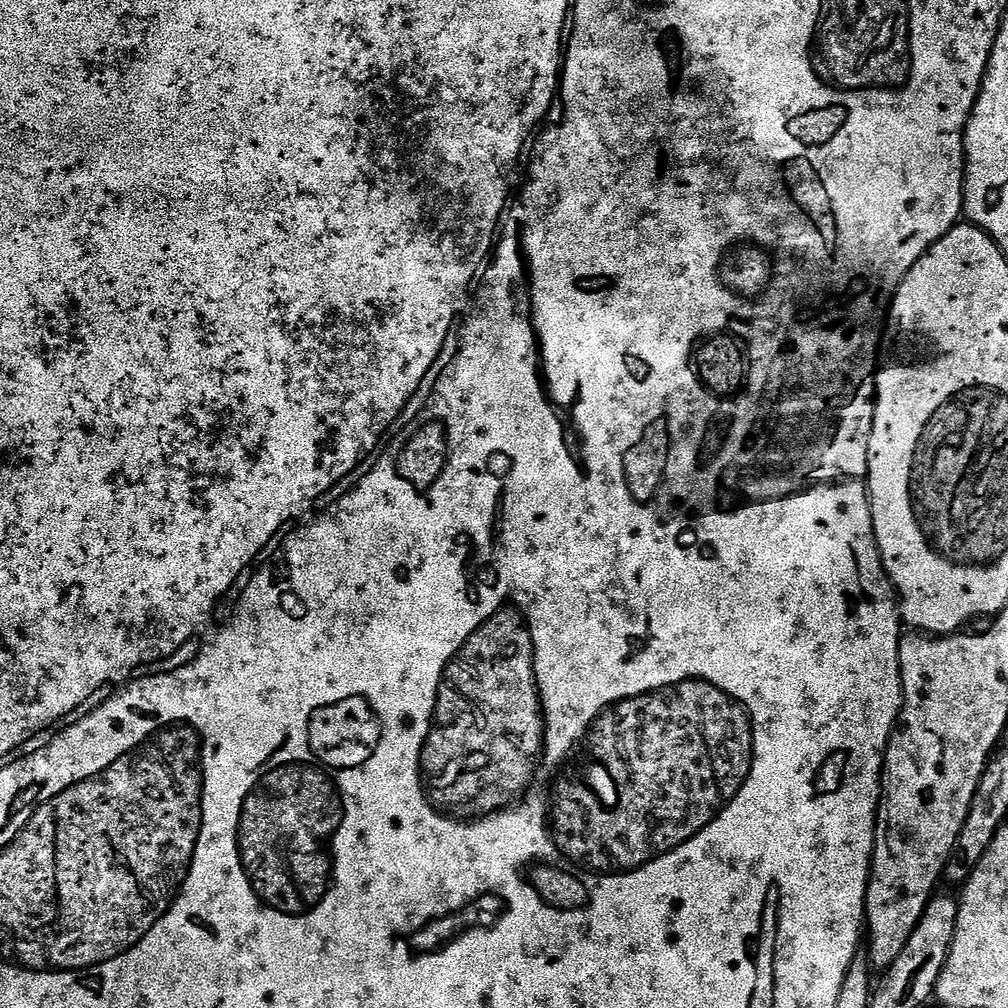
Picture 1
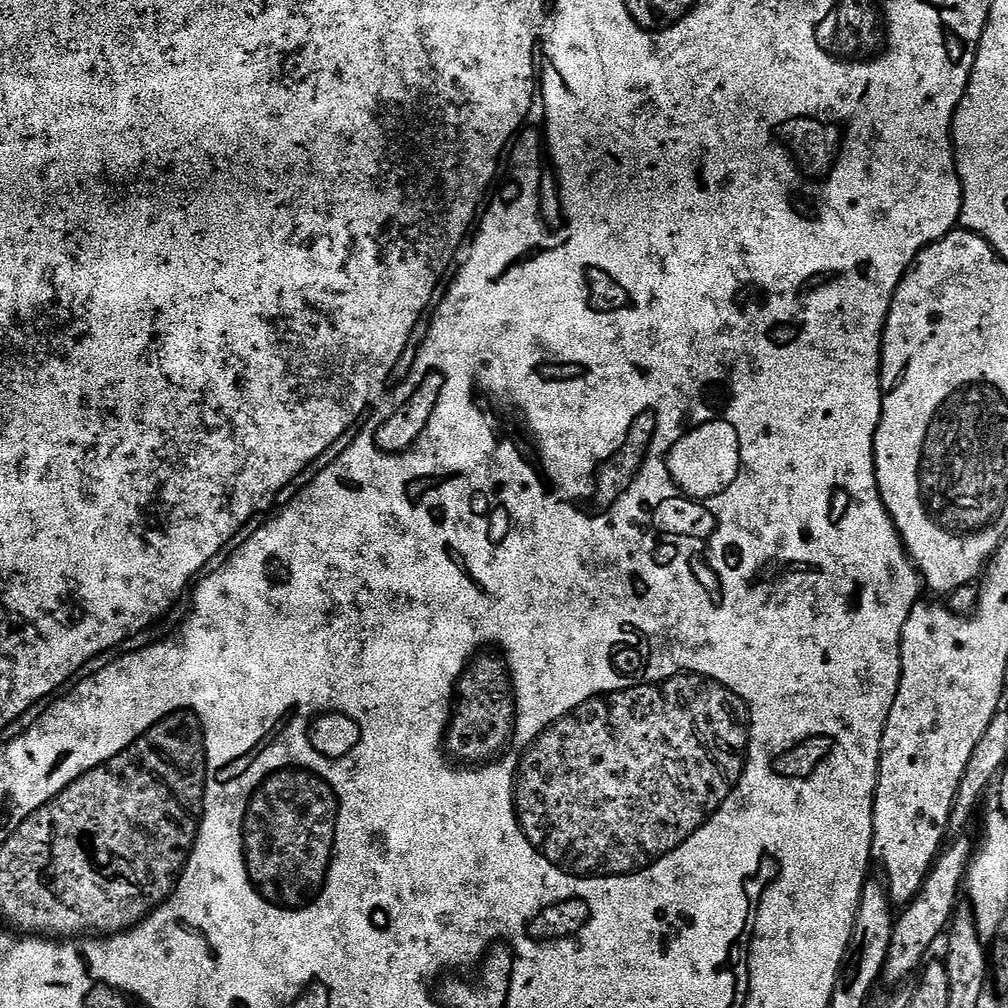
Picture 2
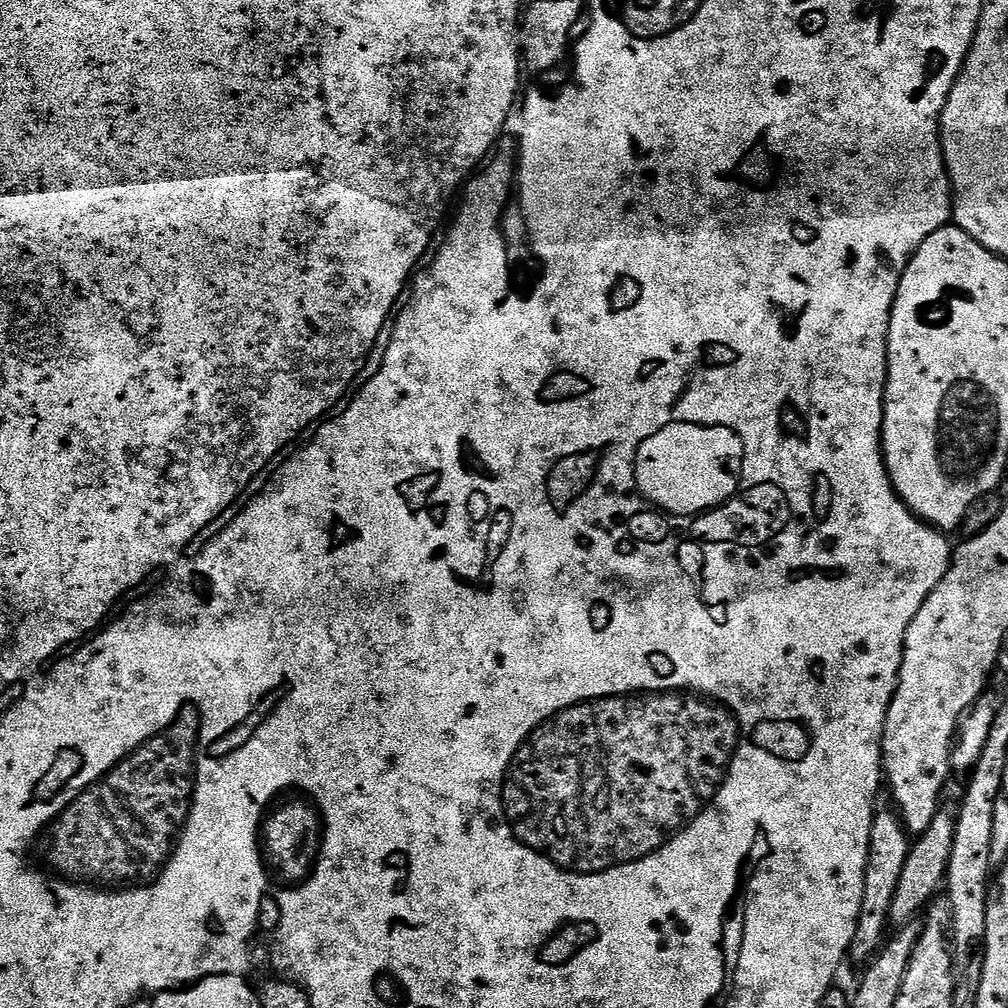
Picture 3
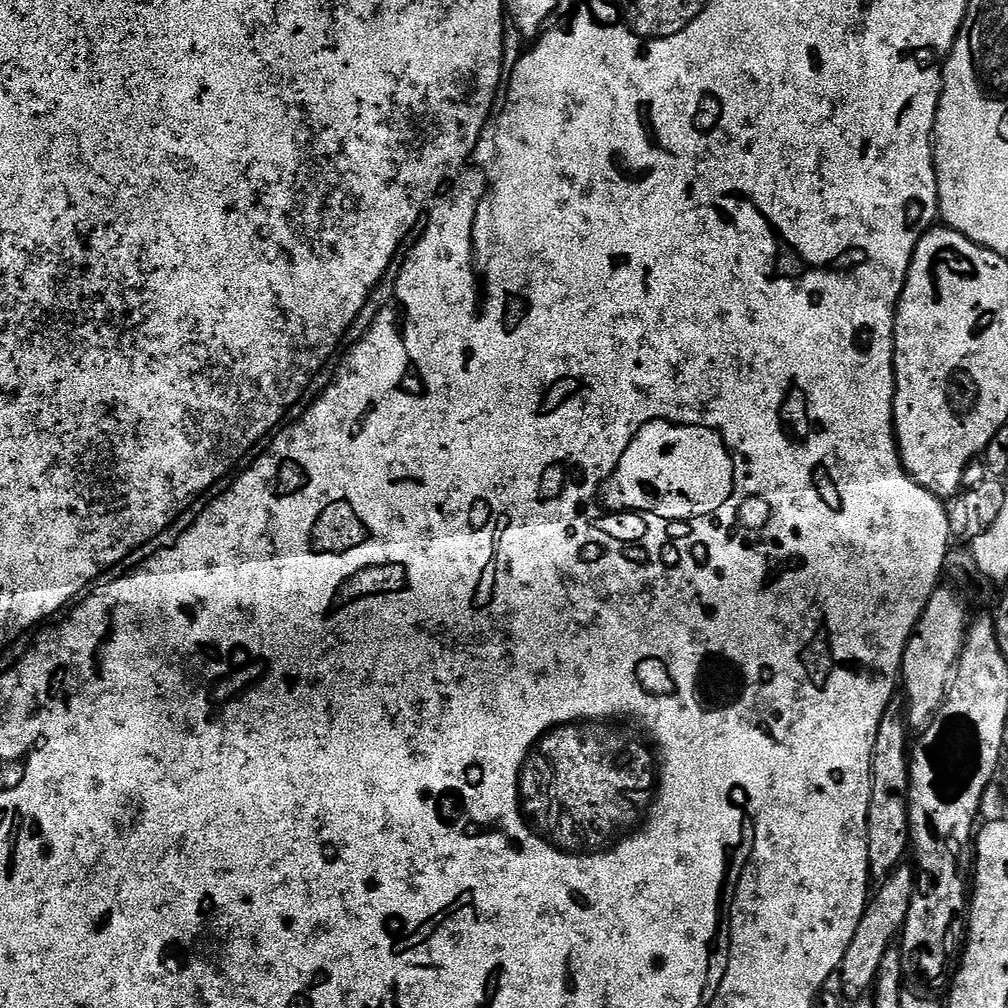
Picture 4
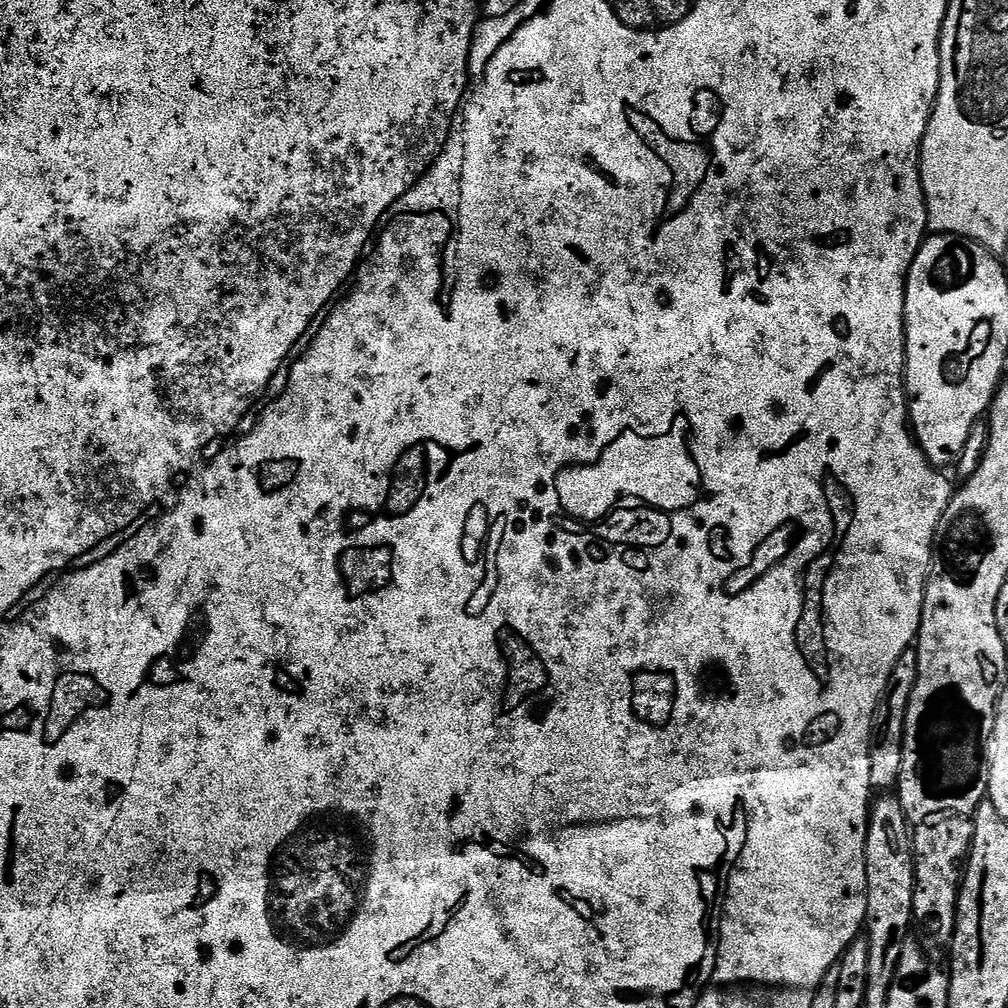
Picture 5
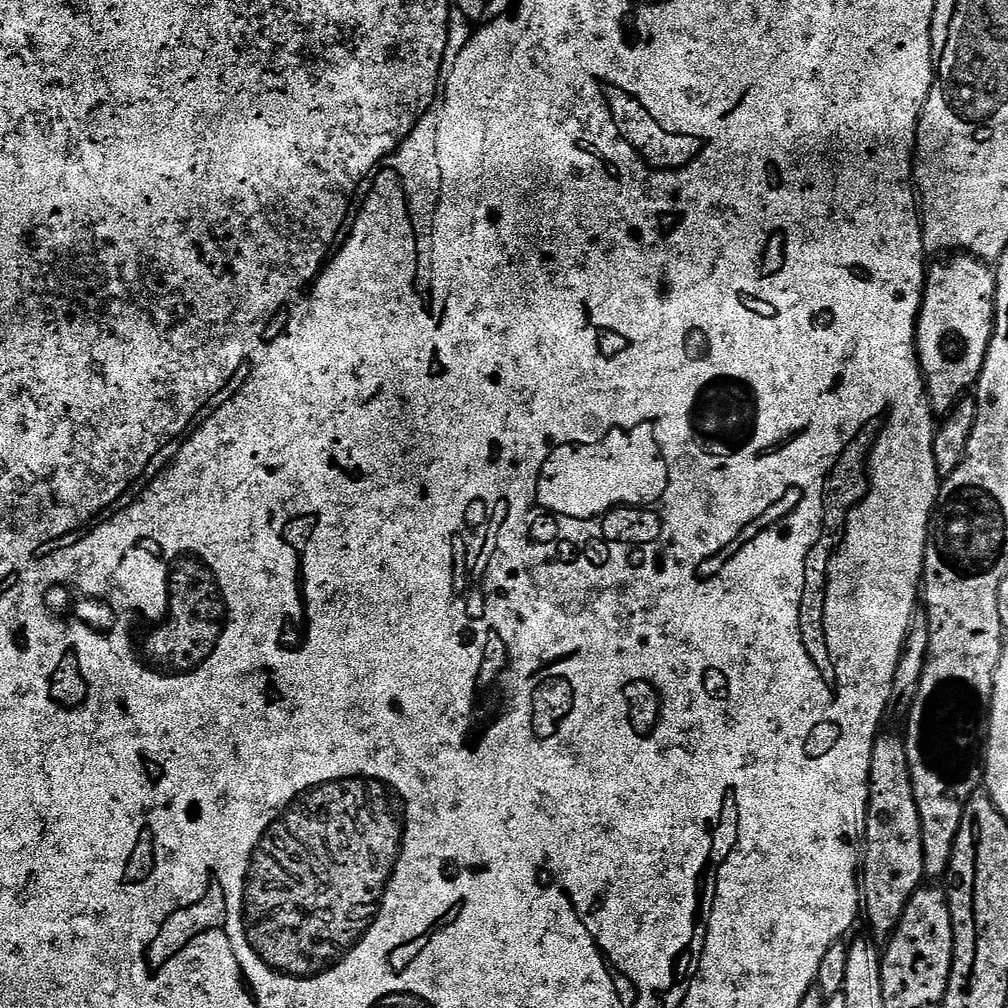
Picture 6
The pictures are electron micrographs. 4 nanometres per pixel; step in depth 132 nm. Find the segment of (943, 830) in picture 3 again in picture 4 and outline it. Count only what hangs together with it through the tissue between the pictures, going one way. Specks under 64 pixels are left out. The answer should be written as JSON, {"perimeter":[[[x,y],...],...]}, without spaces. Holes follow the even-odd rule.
{"perimeter":[[[908,866],[895,868],[877,888],[880,889],[877,892],[875,889],[868,905],[864,907],[858,930],[854,930],[854,938],[850,938],[850,946],[846,946],[846,954],[838,969],[844,1000],[848,1002],[863,1000],[875,989],[882,958],[886,958],[886,950],[890,950],[897,943],[904,930],[906,914],[910,914],[910,902],[916,889],[915,871]]]}

